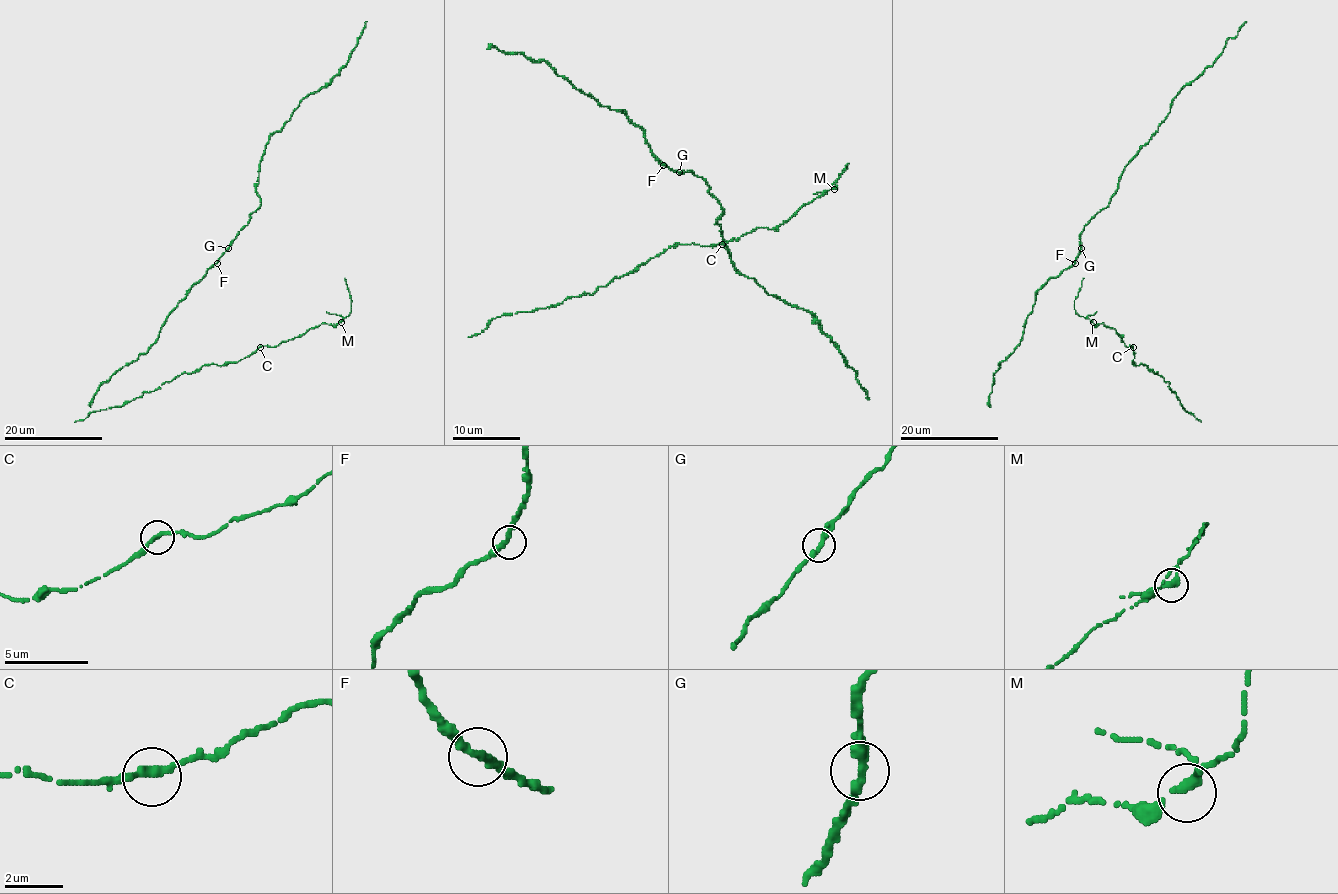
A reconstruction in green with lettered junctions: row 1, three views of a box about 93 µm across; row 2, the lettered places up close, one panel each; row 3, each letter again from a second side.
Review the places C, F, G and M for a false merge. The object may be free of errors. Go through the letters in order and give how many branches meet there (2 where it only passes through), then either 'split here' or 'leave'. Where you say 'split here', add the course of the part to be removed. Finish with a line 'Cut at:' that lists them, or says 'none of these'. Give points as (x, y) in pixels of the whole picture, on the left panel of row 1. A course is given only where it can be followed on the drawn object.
C: 2 | leave
F: 2 | leave
G: 2 | leave
M: 2 | leave
Cut at: none of these

